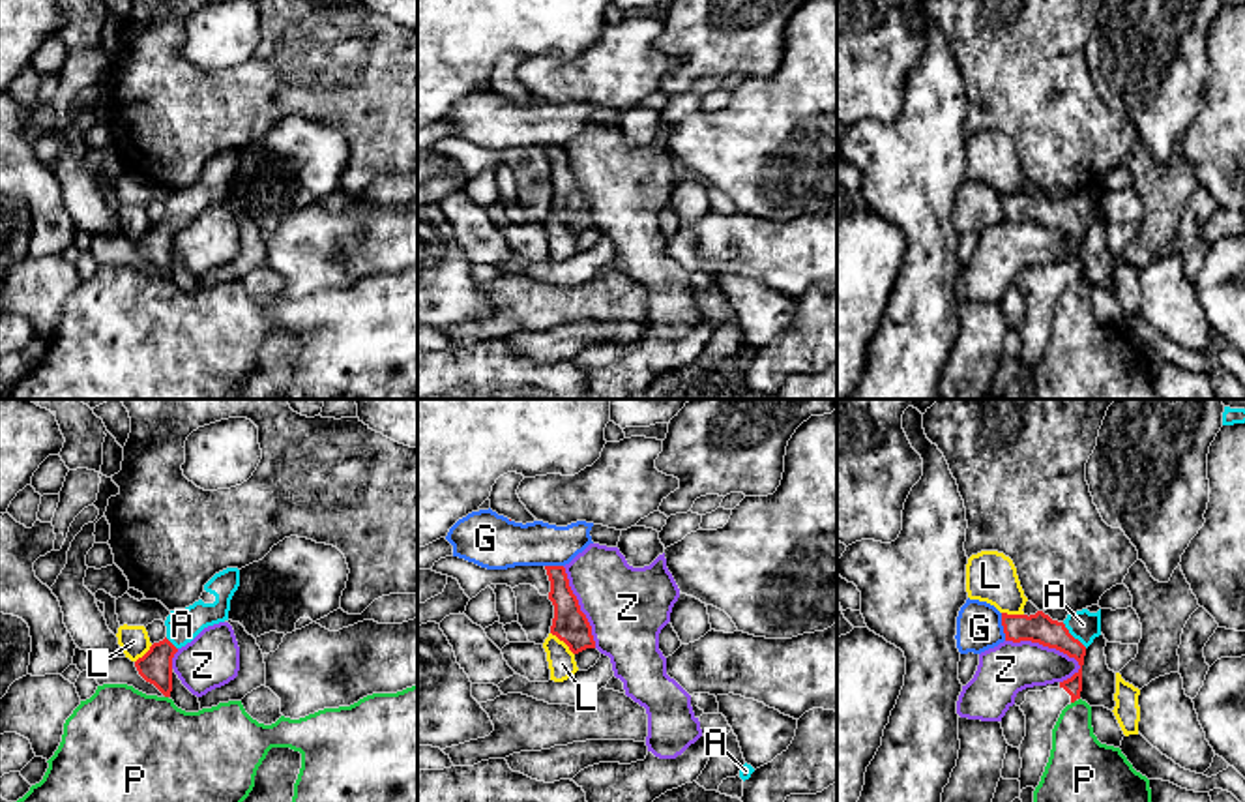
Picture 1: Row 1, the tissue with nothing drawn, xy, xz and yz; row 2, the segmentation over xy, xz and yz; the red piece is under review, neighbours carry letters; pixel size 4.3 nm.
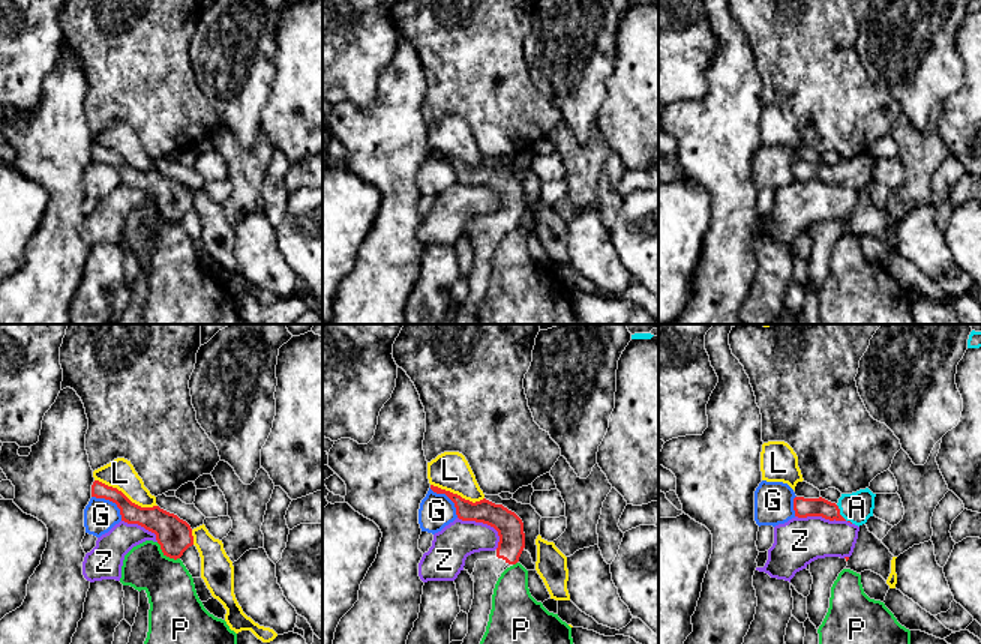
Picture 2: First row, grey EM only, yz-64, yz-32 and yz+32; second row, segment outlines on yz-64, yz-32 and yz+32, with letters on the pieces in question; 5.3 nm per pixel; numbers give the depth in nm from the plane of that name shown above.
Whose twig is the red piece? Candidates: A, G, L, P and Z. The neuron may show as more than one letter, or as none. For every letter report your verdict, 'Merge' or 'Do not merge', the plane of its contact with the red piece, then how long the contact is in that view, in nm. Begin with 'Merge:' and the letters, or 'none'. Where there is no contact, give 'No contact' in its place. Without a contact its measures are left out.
Merge: A
A: Merge. Touches red in yz. Shared border 160 nm
G: Do not merge. Touches red in yz. Shared border 120 nm
L: Do not merge. Touches red in xz. Shared border 140 nm
P: Do not merge. Touches red in yz. Shared border 30 nm
Z: Do not merge. Touches red in yz. Shared border 340 nm

